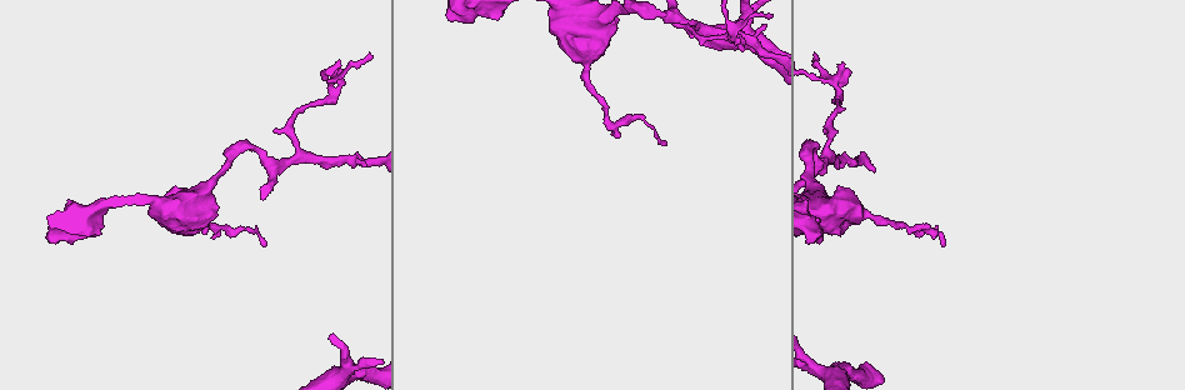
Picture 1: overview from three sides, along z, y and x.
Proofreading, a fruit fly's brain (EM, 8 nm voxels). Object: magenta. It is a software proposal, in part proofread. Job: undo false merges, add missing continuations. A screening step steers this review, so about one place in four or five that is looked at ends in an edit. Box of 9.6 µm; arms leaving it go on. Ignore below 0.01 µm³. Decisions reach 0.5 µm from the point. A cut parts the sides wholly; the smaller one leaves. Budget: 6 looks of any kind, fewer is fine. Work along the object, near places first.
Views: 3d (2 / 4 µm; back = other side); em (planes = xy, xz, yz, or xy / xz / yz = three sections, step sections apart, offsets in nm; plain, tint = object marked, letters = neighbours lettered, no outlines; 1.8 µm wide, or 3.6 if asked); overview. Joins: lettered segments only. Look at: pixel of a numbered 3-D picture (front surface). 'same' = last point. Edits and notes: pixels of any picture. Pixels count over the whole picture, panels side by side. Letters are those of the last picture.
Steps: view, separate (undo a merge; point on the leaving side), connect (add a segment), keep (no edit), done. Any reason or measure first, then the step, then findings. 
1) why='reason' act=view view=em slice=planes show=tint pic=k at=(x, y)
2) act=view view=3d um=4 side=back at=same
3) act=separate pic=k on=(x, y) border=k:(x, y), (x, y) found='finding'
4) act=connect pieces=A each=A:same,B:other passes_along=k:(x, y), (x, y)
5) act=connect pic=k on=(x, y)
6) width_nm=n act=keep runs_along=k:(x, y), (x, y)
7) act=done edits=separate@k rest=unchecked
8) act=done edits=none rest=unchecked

why='sharp bend' act=view view=em slice=xz step=4 show=tint pic=1 at=(930, 229)

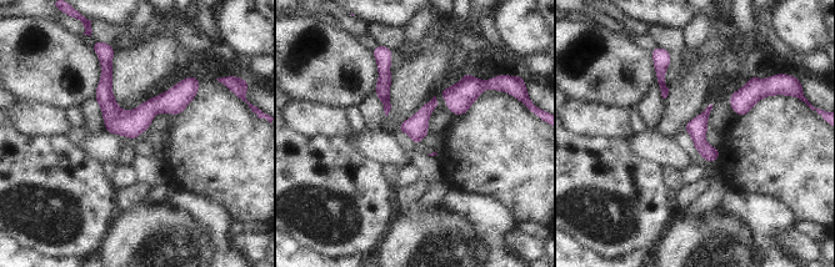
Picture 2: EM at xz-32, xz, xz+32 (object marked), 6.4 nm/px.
why='see the neighbours' act=view view=em slice=xz step=4 show=letters at=same

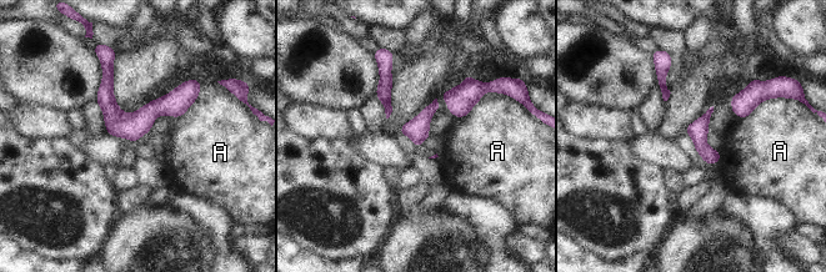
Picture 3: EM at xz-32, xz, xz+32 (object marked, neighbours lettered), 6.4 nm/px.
width_nm=130 act=keep each=A:other border=3:(201, 82), (198, 97), (175, 117) found='one cell here'

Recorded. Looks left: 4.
why='an open end' act=view view=3d um=4 pic=1 at=(820, 221)

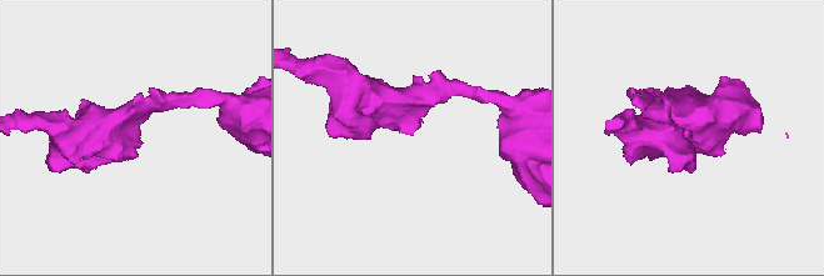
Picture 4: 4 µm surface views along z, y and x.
act=view view=em slice=xy step=4 show=letters pic=4 at=(690, 130)

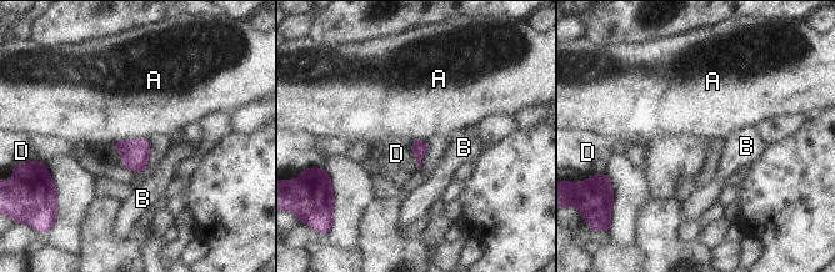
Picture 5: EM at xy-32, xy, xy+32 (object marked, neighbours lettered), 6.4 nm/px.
act=keep each=A:other,B:other,D:other border=5:(134, 137), (149, 139) found='no lettered segment goes on from it'

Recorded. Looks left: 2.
why='arms part here' act=view view=3d um=2 pic=1 at=(301, 156)

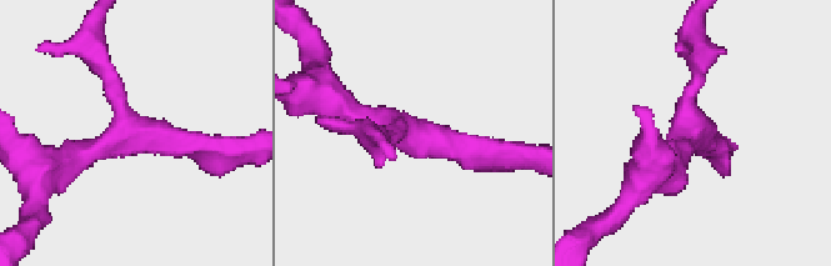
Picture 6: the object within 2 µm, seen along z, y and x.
arms=3 arm_widths_nm=160,180,280 act=view view=em um=3.6 slice=planes show=letters pic=6 at=(123, 132)

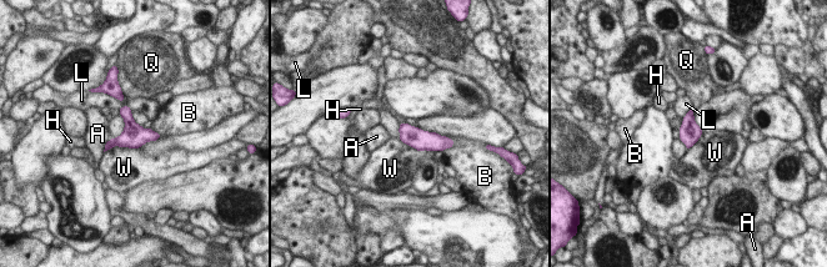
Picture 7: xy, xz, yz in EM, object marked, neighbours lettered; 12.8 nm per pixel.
act=keep each=A:other,B:other,H:other,L:other,Q:other,W:other border=7:(138, 147), (113, 146), (104, 152) found='all the same cell'

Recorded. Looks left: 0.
act=done edits=none rest=unchecked

